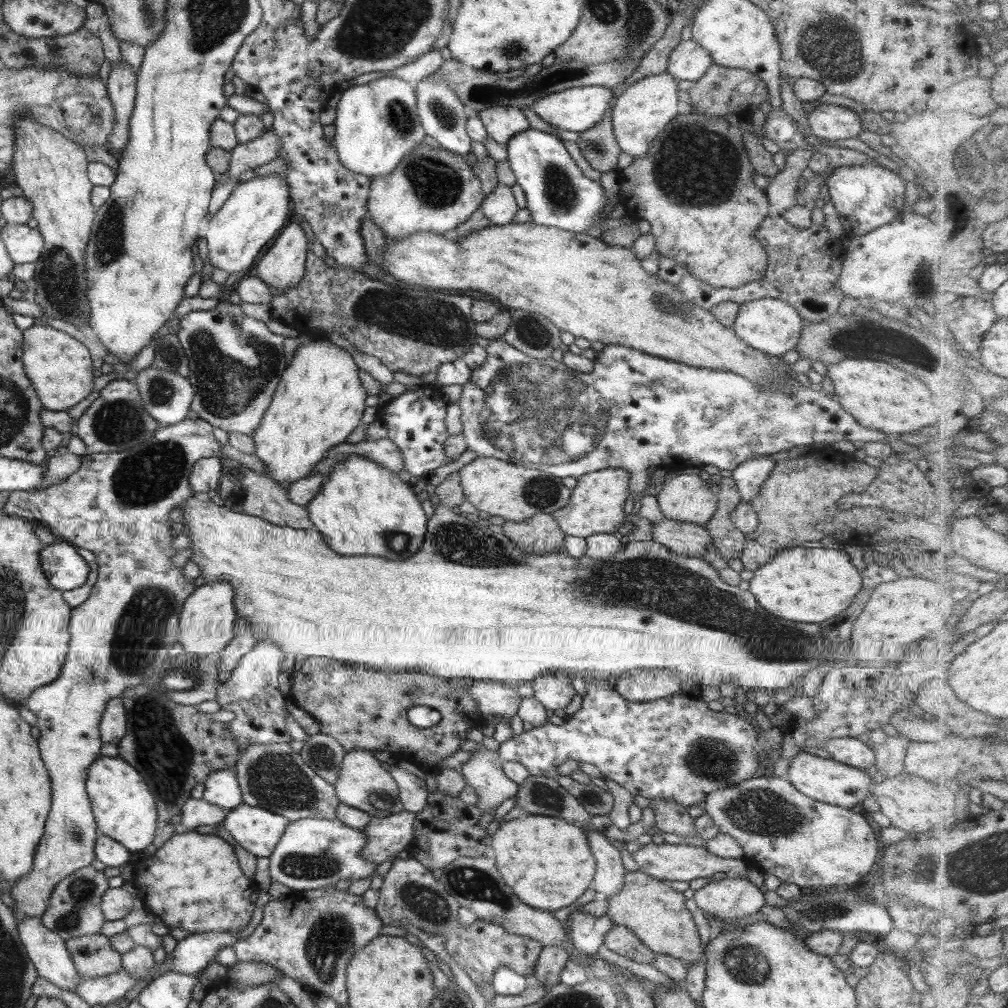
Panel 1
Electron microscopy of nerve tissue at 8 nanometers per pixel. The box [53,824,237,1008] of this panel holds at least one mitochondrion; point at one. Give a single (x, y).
(88, 951)

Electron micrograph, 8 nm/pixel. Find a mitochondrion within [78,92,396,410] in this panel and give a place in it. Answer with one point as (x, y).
(109, 242)

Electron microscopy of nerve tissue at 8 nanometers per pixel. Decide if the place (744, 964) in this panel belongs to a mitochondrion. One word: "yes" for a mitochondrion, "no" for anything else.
yes

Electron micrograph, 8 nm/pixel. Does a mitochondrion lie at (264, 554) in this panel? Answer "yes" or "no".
no

